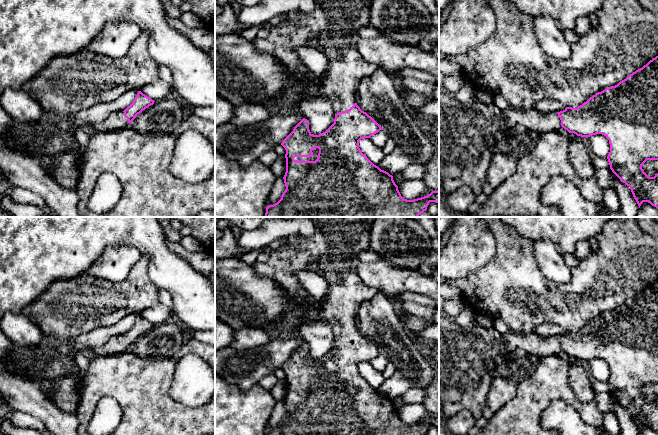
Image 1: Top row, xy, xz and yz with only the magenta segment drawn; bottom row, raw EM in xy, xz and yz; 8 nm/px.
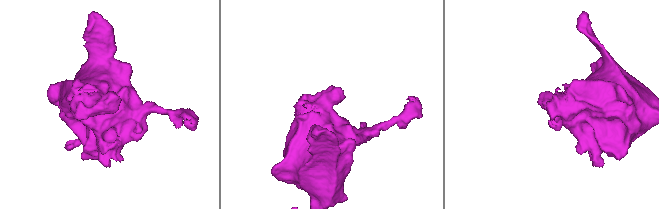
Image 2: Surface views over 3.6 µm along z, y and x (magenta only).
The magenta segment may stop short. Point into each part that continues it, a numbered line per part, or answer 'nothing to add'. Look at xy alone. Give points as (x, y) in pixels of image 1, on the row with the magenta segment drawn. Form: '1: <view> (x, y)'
1: xy (117, 121)

